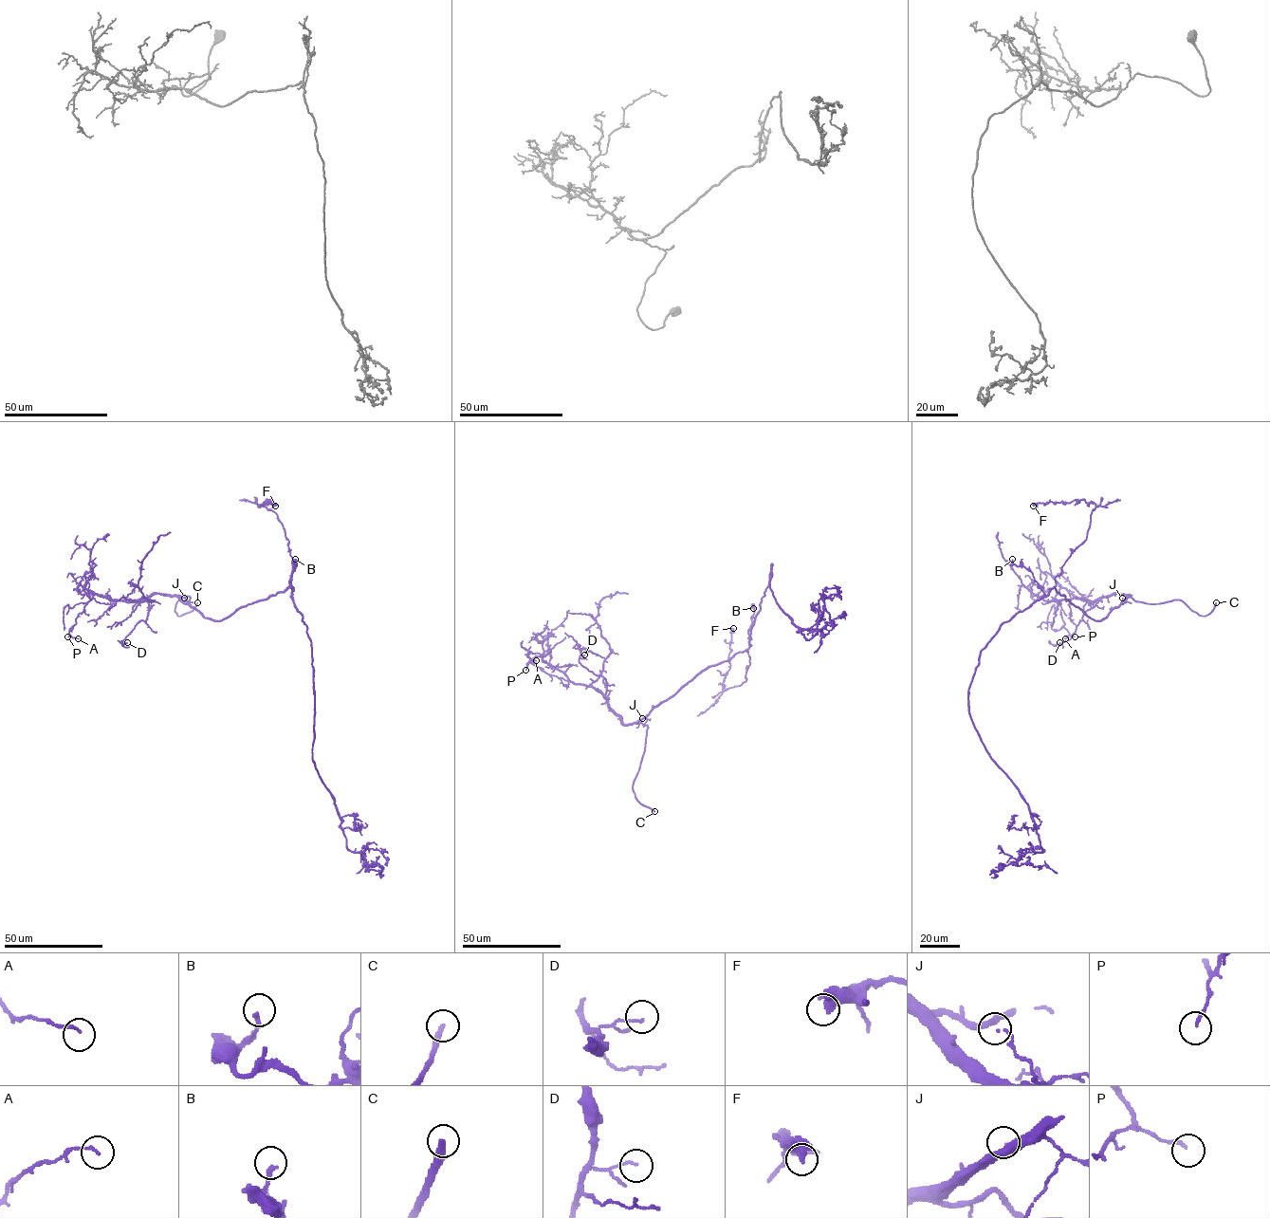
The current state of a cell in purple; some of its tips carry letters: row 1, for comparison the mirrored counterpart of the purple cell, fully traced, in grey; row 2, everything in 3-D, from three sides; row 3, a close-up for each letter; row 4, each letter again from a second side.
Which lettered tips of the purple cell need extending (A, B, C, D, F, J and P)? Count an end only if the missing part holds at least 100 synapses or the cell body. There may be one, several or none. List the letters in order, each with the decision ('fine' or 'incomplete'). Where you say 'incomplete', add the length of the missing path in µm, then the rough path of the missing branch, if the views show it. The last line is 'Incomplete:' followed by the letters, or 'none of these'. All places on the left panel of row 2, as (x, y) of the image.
A: fine
B: fine
C: incomplete; about 20 µm are missing; missing branch runs (197, 602), (200, 570)
D: fine
F: fine
J: fine
P: fine
Incomplete: C

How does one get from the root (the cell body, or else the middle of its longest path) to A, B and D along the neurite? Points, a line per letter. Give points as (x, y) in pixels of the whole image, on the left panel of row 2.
A: (294, 605), (286, 588), (214, 620), (175, 596), (109, 600), (84, 588), (92, 599), (69, 632), (78, 638)
B: (294, 605), (290, 581), (296, 565), (295, 559)
D: (294, 605), (286, 588), (214, 620), (175, 596), (154, 593), (147, 598), (146, 619), (121, 641), (127, 642)

